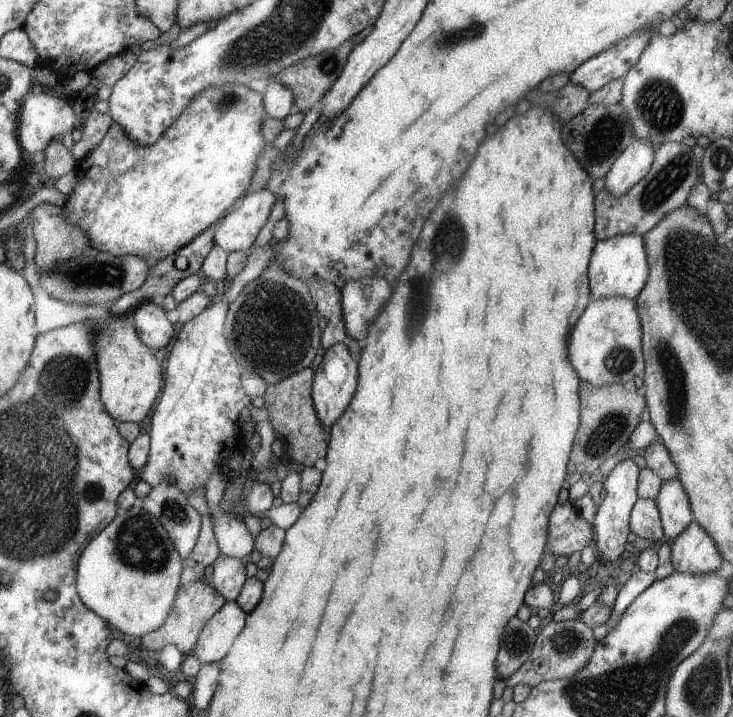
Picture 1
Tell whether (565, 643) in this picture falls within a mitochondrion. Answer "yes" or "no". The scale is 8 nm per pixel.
yes

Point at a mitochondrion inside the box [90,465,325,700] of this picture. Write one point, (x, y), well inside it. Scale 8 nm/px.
(140, 545)

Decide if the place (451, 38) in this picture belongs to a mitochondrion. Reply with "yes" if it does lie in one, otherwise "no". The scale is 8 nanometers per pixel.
yes

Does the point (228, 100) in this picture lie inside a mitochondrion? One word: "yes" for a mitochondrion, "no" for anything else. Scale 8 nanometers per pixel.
yes

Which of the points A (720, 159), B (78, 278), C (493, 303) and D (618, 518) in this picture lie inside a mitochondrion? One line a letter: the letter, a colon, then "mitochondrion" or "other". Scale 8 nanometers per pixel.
A: mitochondrion
B: mitochondrion
C: other
D: other

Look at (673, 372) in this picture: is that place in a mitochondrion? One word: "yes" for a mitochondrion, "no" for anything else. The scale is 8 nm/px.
yes

